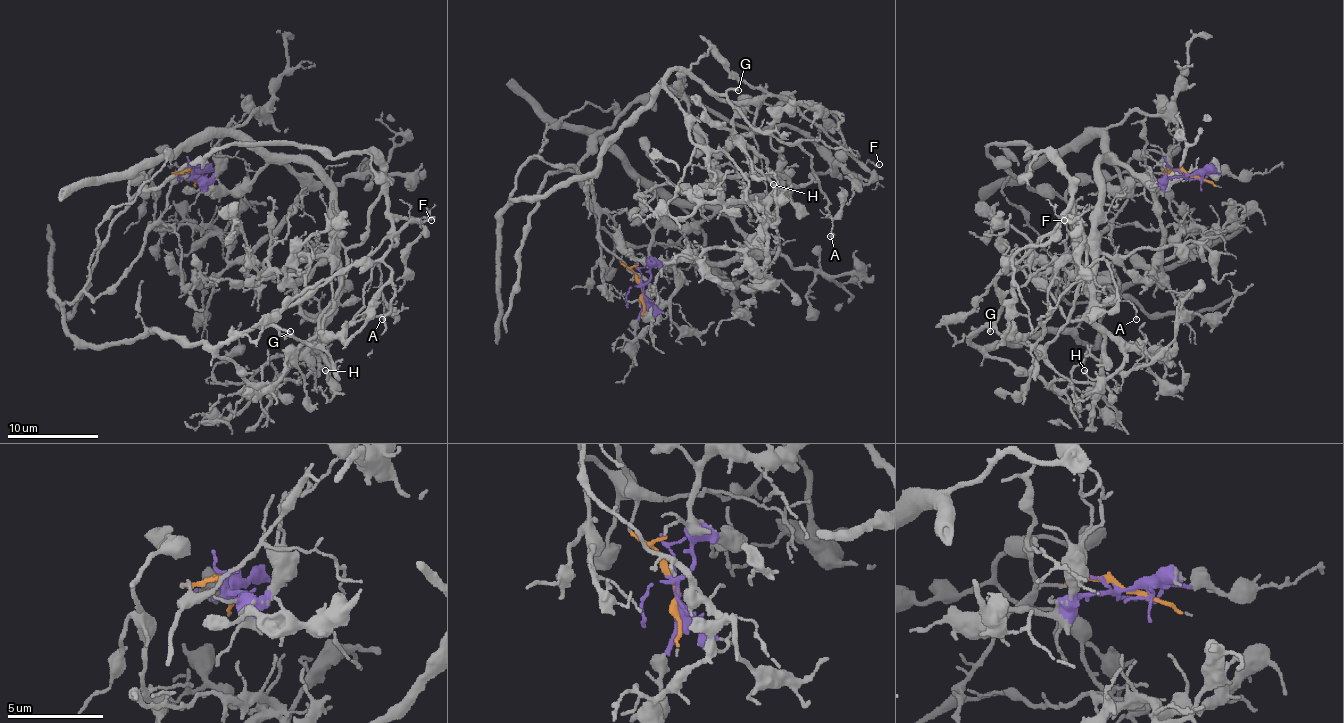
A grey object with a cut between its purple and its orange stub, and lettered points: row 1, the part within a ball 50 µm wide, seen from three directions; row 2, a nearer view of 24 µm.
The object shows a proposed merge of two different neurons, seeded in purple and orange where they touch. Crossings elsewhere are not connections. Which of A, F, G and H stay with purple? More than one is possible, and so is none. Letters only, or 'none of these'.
H

